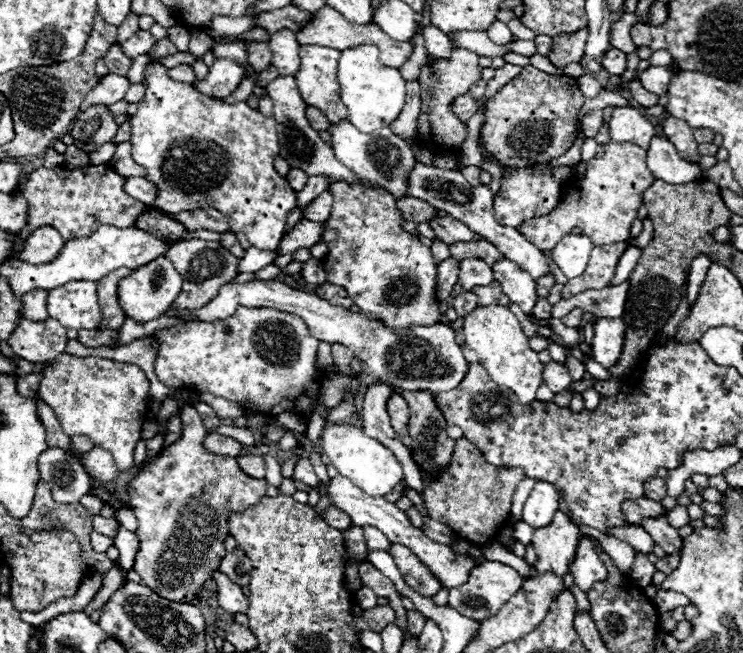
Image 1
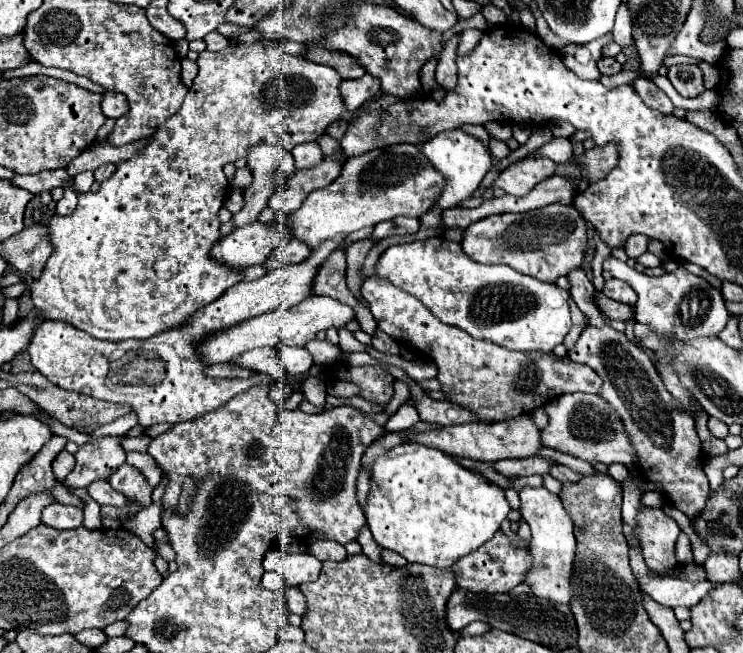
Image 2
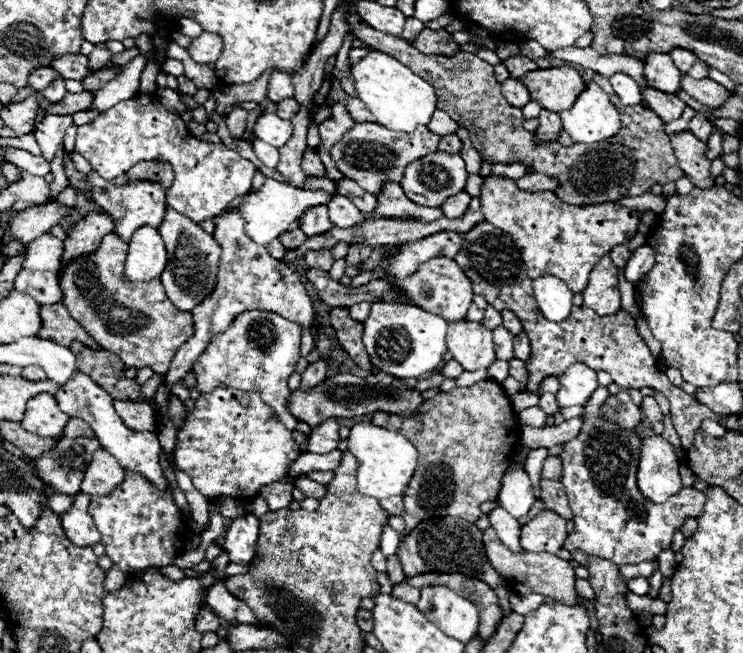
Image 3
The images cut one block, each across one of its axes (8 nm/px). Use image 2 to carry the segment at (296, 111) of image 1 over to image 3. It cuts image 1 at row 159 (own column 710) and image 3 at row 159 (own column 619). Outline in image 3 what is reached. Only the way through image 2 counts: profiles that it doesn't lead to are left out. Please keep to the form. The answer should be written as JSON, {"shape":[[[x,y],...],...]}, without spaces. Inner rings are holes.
{"shape":[[[252,140],[252,150],[254,150],[254,154],[264,162],[264,166],[276,168],[276,164],[278,164],[278,150],[276,150],[276,148],[268,146],[266,142]]]}

